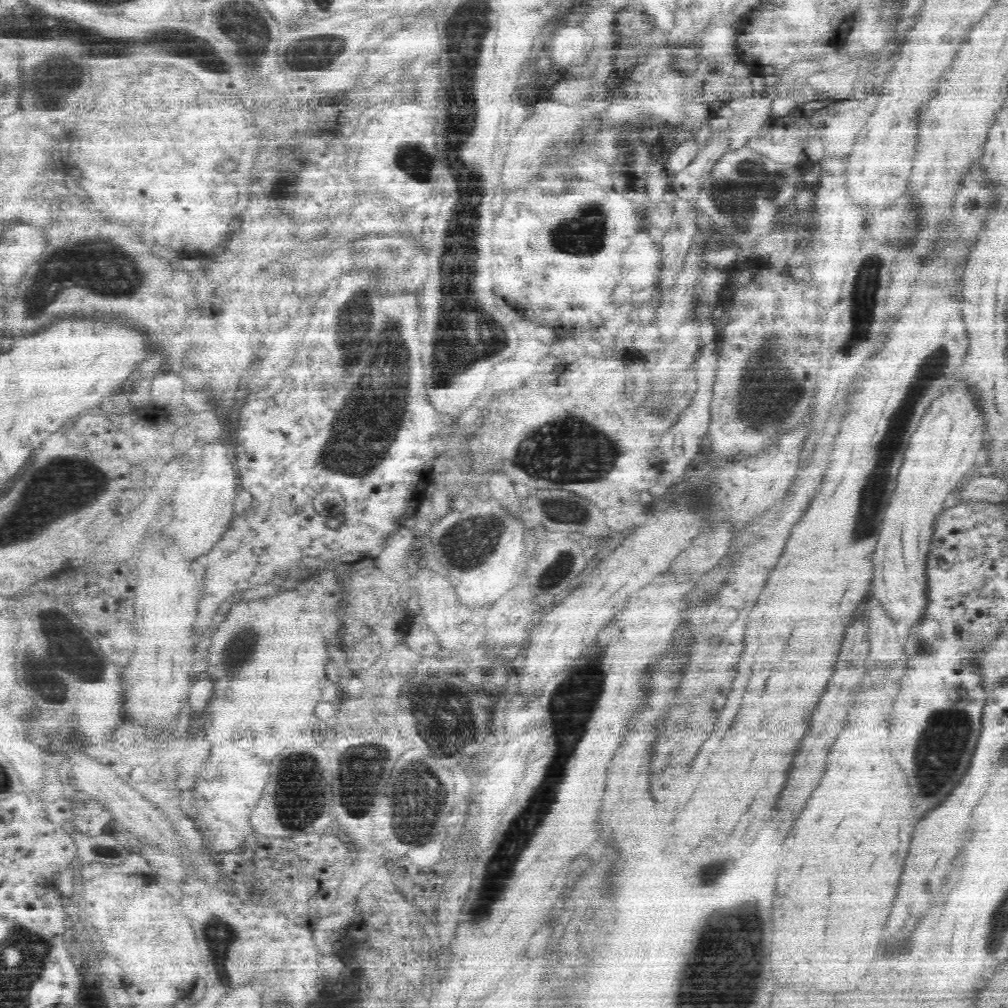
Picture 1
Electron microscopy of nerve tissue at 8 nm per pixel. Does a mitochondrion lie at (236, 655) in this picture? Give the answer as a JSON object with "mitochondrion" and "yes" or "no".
{"mitochondrion":"yes"}

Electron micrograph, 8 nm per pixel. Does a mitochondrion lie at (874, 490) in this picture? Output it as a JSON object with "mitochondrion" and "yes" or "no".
{"mitochondrion":"yes"}

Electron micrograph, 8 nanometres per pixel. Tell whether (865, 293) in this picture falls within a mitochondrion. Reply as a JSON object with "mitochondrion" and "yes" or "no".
{"mitochondrion":"yes"}

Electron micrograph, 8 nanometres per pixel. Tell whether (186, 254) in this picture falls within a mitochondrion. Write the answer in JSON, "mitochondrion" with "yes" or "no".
{"mitochondrion":"no"}

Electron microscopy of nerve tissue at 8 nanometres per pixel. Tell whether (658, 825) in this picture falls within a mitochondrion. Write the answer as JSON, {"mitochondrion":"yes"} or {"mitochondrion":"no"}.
{"mitochondrion":"no"}

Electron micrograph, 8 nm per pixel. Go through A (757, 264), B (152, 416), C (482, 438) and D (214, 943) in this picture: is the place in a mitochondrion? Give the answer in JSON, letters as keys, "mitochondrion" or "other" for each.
{"A":"other","B":"other","C":"other","D":"mitochondrion"}

